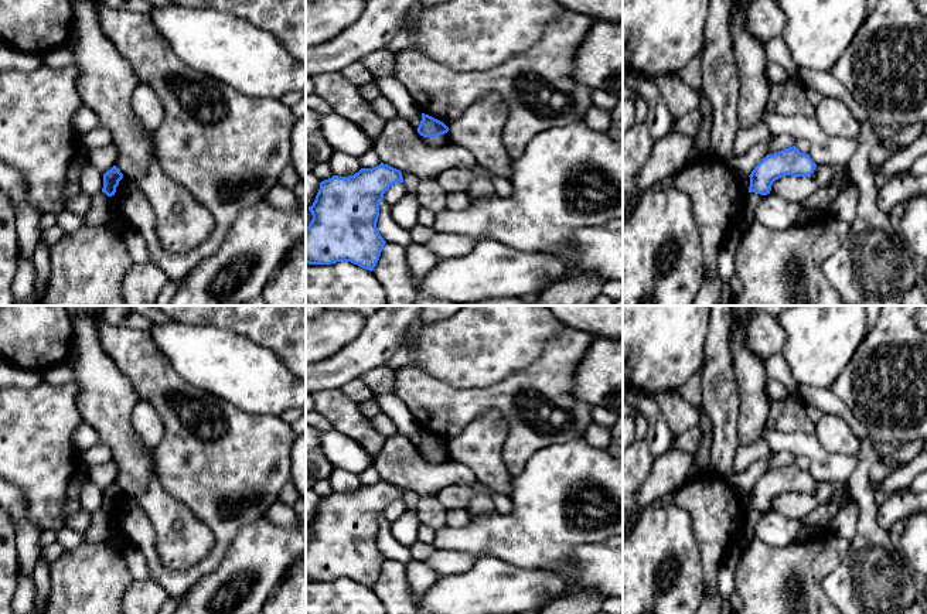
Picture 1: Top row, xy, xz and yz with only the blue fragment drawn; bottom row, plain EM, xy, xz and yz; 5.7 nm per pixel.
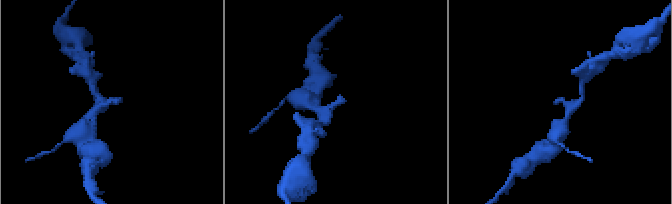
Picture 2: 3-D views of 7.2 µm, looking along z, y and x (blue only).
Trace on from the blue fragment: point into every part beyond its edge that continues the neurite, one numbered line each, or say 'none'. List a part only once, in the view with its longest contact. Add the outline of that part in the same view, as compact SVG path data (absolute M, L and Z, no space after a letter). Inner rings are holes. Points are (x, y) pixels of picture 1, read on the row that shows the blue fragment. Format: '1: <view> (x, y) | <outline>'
none

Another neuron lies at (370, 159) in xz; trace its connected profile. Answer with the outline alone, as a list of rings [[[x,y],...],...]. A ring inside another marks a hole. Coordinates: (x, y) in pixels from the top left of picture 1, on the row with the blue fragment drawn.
[[[371,149],[359,157],[361,168],[372,168],[381,164],[381,157]]]

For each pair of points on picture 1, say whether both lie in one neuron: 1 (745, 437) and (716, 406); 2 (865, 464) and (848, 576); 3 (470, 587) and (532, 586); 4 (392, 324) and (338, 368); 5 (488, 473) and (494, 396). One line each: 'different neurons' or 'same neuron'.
1: different neurons
2: same neuron
3: same neuron
4: same neuron
5: different neurons

